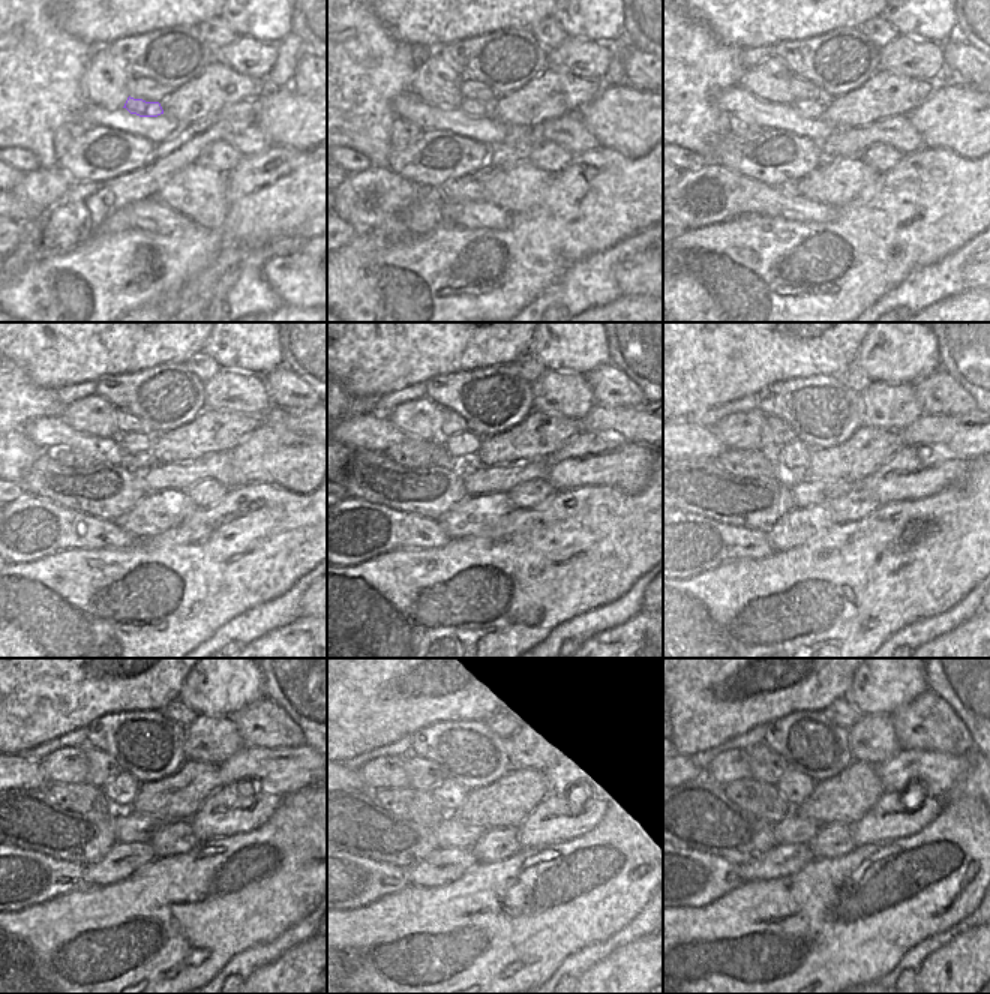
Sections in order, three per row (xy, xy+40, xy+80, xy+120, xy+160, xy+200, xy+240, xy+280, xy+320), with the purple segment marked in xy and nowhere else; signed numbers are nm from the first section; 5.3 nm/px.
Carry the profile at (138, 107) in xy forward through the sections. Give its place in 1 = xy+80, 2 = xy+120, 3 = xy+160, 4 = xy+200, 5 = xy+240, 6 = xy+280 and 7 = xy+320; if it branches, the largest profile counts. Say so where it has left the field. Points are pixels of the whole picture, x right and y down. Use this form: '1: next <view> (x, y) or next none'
1: next xy+80 (810, 108)
2: next xy+120 (132, 444)
3: next xy+160 (467, 443)
4: next xy+200 (792, 458)
5: next xy+240 (120, 792)
6: next xy+280 (452, 795)
7: next xy+320 (794, 786)

